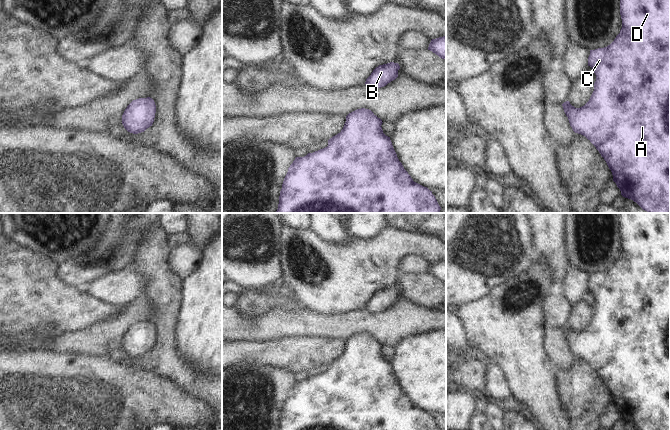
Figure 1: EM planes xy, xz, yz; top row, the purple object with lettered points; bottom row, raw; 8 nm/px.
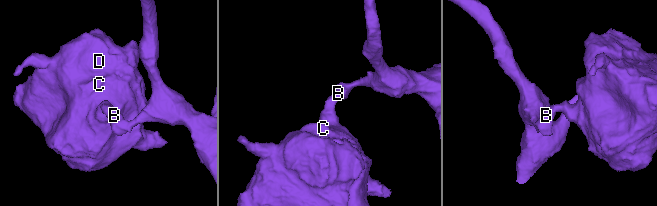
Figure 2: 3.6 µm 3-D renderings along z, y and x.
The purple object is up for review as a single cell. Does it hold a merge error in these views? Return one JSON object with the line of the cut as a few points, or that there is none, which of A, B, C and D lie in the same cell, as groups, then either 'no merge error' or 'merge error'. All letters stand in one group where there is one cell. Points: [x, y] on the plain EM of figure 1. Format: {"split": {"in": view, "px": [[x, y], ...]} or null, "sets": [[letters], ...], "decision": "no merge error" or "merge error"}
{"split": null, "sets": [["A", "B", "C", "D"]], "decision": "no merge error"}

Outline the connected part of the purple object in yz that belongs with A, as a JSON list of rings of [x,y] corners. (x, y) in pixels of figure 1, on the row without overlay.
[[[618,213],[618,219],[622,243],[620,257],[607,271],[590,274],[588,281],[588,290],[596,299],[589,325],[580,332],[575,332],[569,325],[562,330],[573,355],[585,360],[604,382],[623,421],[639,430],[670,430],[670,213]]]

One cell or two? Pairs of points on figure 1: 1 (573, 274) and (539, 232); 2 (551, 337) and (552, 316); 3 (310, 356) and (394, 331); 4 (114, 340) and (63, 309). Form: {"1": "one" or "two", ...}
{"1": "two", "2": "two", "3": "two", "4": "two"}

